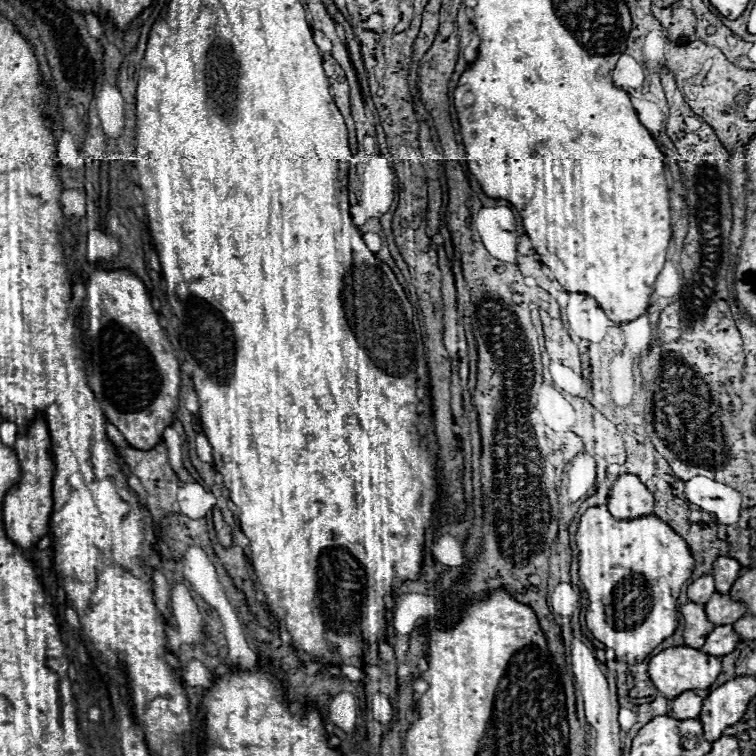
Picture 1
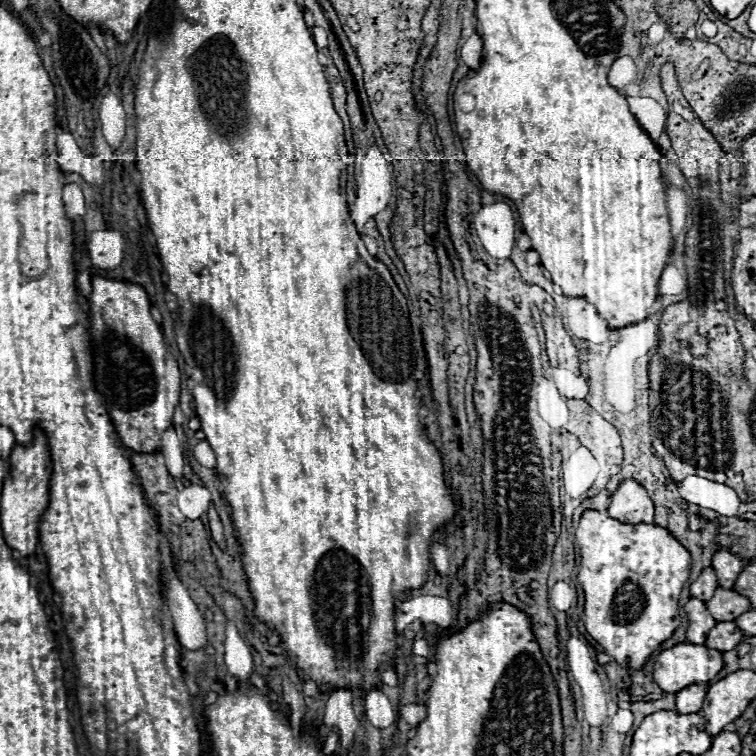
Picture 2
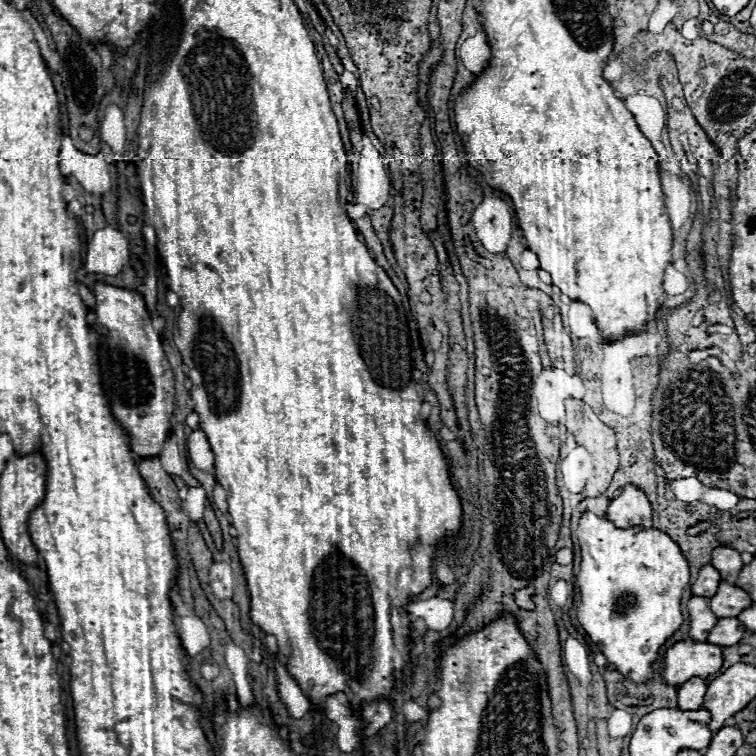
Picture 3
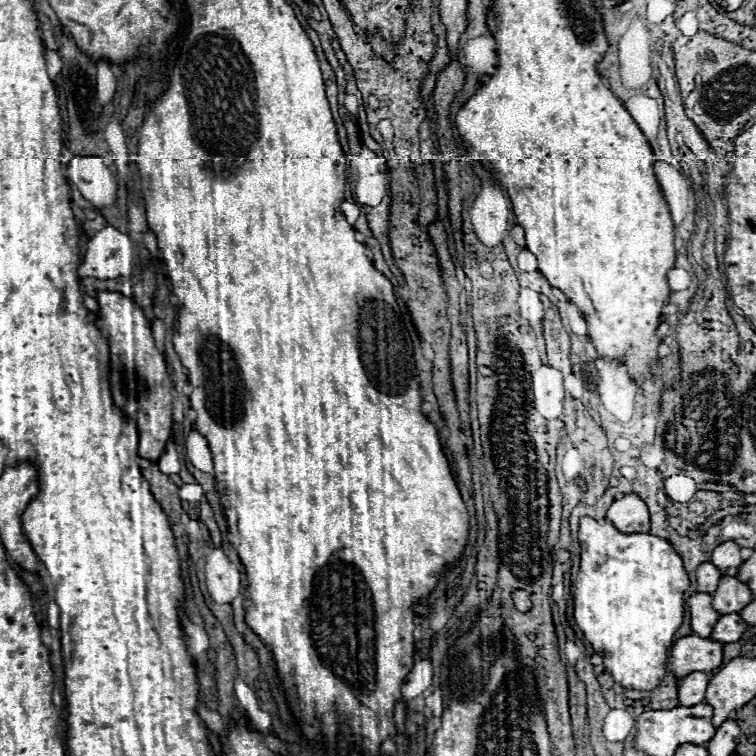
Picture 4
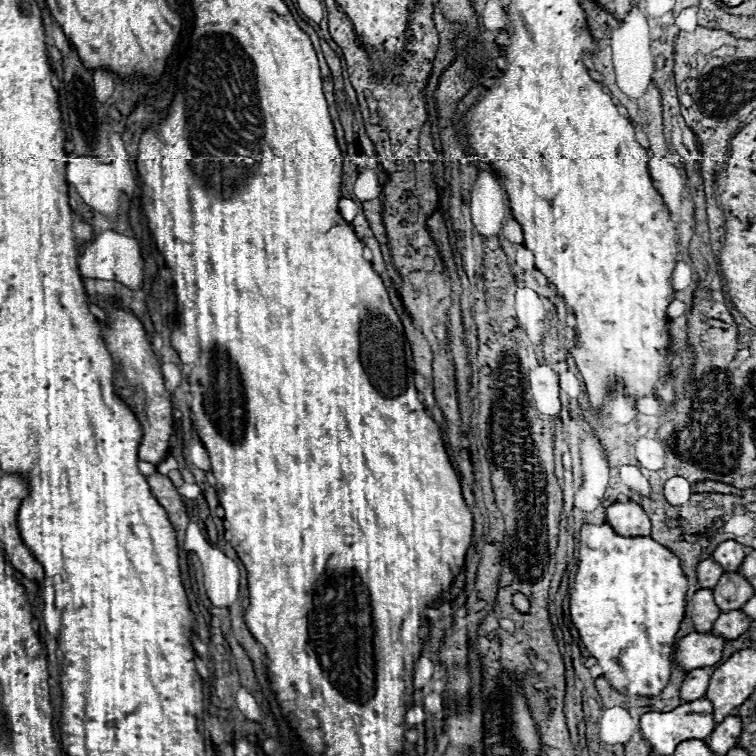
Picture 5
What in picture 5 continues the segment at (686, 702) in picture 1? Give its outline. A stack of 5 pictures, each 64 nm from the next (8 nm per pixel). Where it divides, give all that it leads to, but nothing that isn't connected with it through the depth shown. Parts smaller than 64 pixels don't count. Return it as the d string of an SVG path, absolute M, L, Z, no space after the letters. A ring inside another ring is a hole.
M704 668L688 672L686 678L684 678L684 682L682 682L682 688L680 688L680 700L682 702L700 700L706 694L708 680L710 680L710 674Z

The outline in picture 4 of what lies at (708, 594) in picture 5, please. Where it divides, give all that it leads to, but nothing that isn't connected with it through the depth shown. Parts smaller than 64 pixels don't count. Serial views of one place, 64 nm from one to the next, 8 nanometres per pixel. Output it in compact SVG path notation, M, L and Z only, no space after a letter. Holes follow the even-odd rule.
M694 594L686 600L690 608L692 618L692 632L700 638L708 638L712 632L712 624L720 618L720 614L712 608L712 596L710 594Z

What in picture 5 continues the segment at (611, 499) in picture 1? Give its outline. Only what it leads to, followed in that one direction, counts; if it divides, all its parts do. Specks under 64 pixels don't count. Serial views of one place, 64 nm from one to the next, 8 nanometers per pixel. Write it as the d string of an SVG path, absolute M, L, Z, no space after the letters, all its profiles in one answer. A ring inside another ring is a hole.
M634 500L614 502L606 510L606 522L612 524L616 532L622 536L648 536L650 534L650 518Z

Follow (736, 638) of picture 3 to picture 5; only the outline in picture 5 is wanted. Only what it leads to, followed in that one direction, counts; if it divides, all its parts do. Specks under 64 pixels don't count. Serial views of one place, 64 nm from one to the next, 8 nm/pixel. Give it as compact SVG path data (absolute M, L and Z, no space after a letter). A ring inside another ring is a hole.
M732 610L732 612L722 612L720 618L714 622L712 634L720 636L724 640L736 640L740 634L744 634L748 630L752 620L748 620L748 616L744 616L740 610Z

